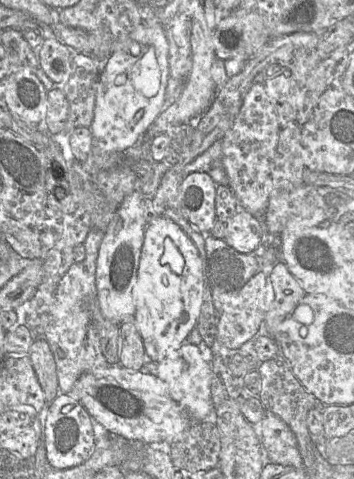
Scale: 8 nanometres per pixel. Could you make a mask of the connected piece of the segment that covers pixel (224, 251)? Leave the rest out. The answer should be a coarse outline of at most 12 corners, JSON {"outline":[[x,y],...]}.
{"outline":[[205,237],[206,284],[222,311],[261,270],[255,254]]}

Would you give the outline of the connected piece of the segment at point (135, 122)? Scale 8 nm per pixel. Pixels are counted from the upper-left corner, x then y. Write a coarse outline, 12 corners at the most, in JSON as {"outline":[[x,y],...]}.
{"outline":[[160,23],[130,38],[138,55],[100,64],[94,143],[123,153],[164,109],[168,41]]}

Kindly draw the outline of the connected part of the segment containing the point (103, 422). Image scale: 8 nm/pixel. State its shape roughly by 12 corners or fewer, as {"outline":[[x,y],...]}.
{"outline":[[120,365],[72,394],[97,426],[166,445],[194,422],[157,376]]}

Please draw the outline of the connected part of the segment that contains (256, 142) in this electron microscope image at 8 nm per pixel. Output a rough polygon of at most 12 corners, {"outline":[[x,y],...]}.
{"outline":[[252,83],[221,139],[239,207],[268,206],[279,119]]}

